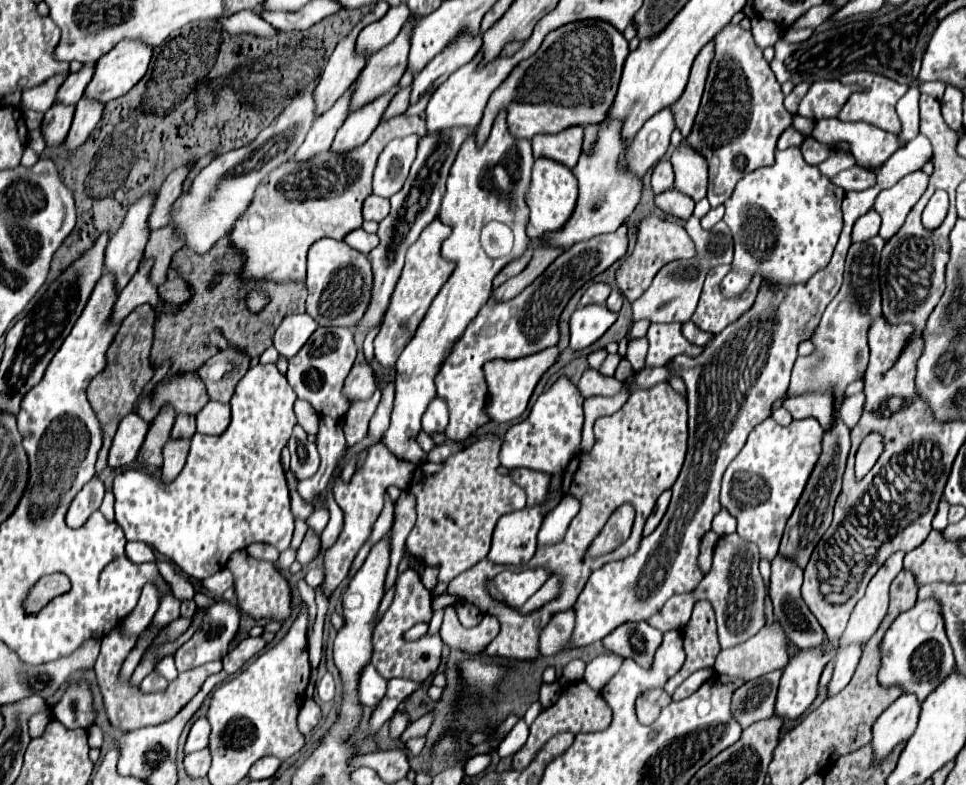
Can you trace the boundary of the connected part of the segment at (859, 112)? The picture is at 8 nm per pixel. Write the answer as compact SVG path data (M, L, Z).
M853 71L845 73L843 77L839 77L839 81L843 84L853 83L855 85L863 85L863 92L856 92L849 97L849 101L843 105L843 109L837 113L837 119L839 121L863 121L863 119L869 119L871 117L871 125L883 129L883 131L889 131L889 133L895 133L899 135L899 129L901 129L901 121L895 113L895 103L903 97L903 93L909 89L907 85L899 85L897 81L889 79L881 74L871 73L869 71Z

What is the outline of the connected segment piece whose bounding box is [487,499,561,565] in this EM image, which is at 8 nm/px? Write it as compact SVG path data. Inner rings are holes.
M547 499L543 505L525 507L509 515L503 515L495 525L493 545L487 557L493 563L503 563L503 565L527 563L537 547L539 525L543 523L547 509L551 509L555 501L561 499Z

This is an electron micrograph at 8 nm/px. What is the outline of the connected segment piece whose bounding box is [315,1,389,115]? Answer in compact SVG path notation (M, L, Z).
M379 1L371 13L367 13L359 25L355 25L351 29L351 33L339 41L339 45L335 47L327 67L321 73L321 81L315 89L315 103L317 103L317 115L325 113L327 109L331 109L331 105L349 89L349 85L359 77L359 73L363 71L367 57L359 55L355 51L355 41L357 35L361 33L361 29L373 21L379 21L385 13L387 13L389 5L385 1Z

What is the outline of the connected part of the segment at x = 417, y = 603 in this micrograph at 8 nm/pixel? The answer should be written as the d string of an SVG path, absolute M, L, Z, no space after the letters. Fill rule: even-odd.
M407 569L407 571L399 573L397 583L395 583L393 603L385 611L385 615L379 621L379 625L375 627L375 635L373 635L375 651L373 651L371 663L385 679L407 677L413 681L425 681L429 675L433 675L437 671L443 651L443 641L439 633L434 635L426 633L419 641L411 641L411 643L403 639L403 633L407 629L411 629L419 621L429 621L429 617L431 617L429 591L423 587L419 573L415 569Z

